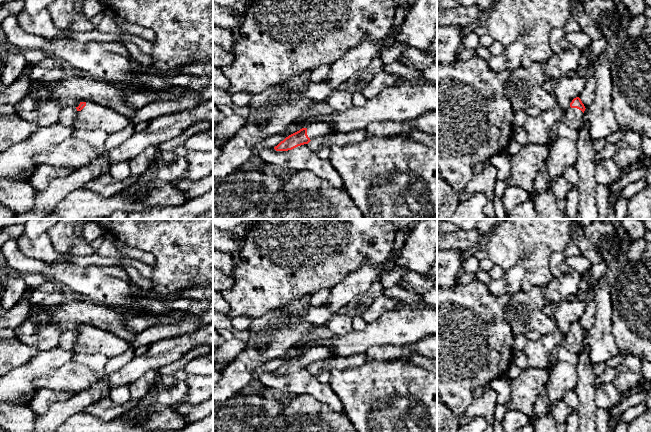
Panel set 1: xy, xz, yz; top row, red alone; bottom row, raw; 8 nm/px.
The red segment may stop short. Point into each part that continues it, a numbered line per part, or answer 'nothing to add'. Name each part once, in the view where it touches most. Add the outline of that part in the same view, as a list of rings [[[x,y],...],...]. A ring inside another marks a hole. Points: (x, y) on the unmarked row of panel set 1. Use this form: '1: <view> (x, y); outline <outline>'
1: xz (316, 353); outline [[[326,346],[311,347],[305,351],[310,364],[317,360],[327,360],[336,357],[332,349]]]

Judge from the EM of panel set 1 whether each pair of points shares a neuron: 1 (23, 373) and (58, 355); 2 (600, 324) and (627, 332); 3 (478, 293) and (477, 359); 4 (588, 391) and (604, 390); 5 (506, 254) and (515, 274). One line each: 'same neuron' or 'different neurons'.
1: same neuron
2: different neurons
3: same neuron
4: different neurons
5: different neurons

